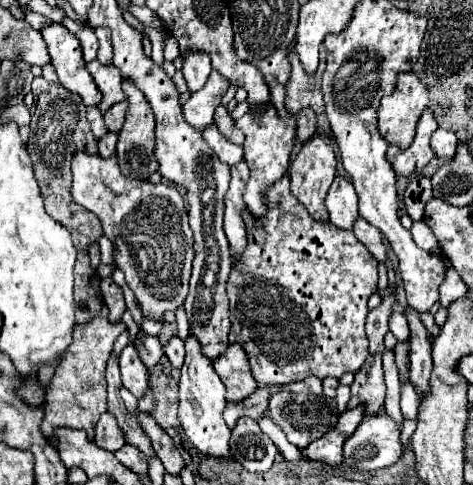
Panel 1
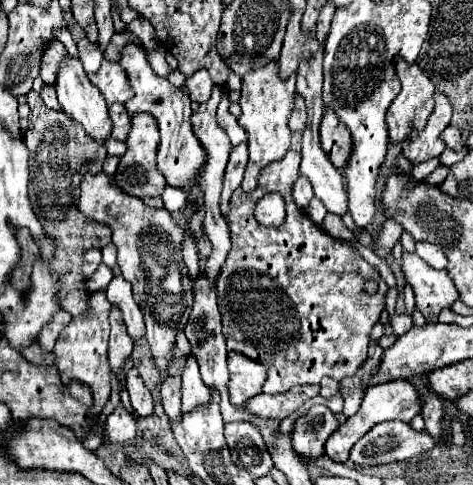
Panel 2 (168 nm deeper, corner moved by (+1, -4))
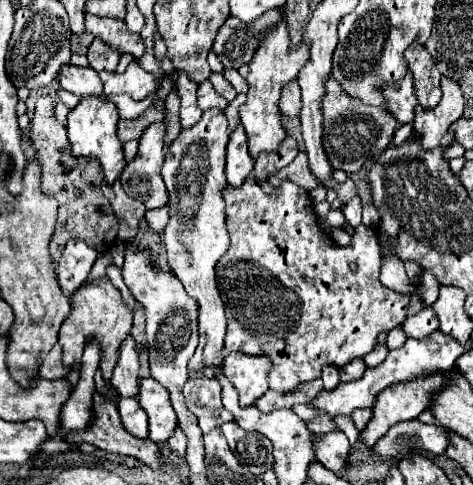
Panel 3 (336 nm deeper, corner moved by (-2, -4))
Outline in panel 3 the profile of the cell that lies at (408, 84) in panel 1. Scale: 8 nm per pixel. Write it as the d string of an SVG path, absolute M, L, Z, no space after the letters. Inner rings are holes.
M414 41L406 49L406 61L408 69L414 75L414 85L416 85L416 95L418 103L424 109L432 109L438 105L442 91L440 91L440 71L436 69L436 63L432 61L432 55L428 53L426 45L420 45Z

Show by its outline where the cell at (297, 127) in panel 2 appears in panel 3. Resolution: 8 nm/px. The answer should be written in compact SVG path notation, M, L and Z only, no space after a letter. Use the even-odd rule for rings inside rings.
M288 81L288 85L284 85L280 93L280 111L282 115L294 119L300 115L300 107L302 107L302 101L300 101L298 81Z

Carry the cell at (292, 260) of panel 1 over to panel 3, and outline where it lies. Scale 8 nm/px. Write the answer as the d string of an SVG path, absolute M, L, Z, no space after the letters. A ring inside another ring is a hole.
M286 137L276 153L260 153L260 157L256 159L256 165L254 165L250 177L246 177L246 181L240 187L226 185L226 189L222 191L222 197L224 197L224 203L226 203L226 227L228 227L228 233L230 233L230 247L224 253L224 257L220 257L220 261L216 263L216 283L218 283L218 291L222 295L222 301L226 305L226 317L228 317L226 353L240 351L240 353L246 353L246 355L268 355L272 359L272 369L270 369L270 375L268 375L268 383L270 383L270 389L280 391L280 393L288 393L288 391L296 389L300 383L312 381L312 379L320 377L322 367L326 367L326 365L342 367L342 365L350 363L352 359L358 359L358 357L368 355L374 349L374 345L378 343L378 335L380 333L388 333L390 329L398 327L406 319L406 315L408 315L408 303L410 303L410 297L408 295L400 295L396 291L390 291L390 289L386 289L378 281L378 273L380 273L380 265L382 265L382 261L380 261L382 255L380 255L380 245L378 245L378 239L376 239L372 227L360 225L354 231L350 245L348 247L340 247L320 227L320 221L316 219L314 205L312 205L314 201L312 201L312 197L310 197L310 193L306 189L298 187L296 183L292 183L288 179L280 181L278 187L272 187L268 183L268 175L280 171L282 167L286 167L290 161L294 161L296 155L298 155L296 141L292 137ZM350 263L356 263L358 265L358 271L352 271L350 269Z

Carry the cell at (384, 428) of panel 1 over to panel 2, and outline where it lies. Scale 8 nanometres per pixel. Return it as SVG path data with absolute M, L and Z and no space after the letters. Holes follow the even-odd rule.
M383 421L377 423L365 437L361 437L349 455L349 461L357 467L375 467L375 465L385 465L385 463L397 463L397 461L407 461L419 453L425 453L435 447L435 439L429 437L427 433L419 433L411 429L411 425L403 421Z

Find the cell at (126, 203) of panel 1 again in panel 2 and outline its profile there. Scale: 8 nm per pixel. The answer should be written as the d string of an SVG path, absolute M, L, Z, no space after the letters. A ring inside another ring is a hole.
M103 171L83 177L79 211L111 227L113 245L117 247L117 265L121 267L121 275L133 285L133 297L145 317L151 353L165 379L175 331L177 327L185 327L193 305L193 283L189 281L189 273L185 273L185 261L181 257L185 229L181 229L165 207L153 209L139 197L123 193Z

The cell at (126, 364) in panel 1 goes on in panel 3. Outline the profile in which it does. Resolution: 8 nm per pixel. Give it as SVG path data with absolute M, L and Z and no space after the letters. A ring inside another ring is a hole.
M142 379L138 401L144 407L144 411L148 413L150 439L156 443L168 441L178 427L178 419L172 409L168 391L154 379Z

